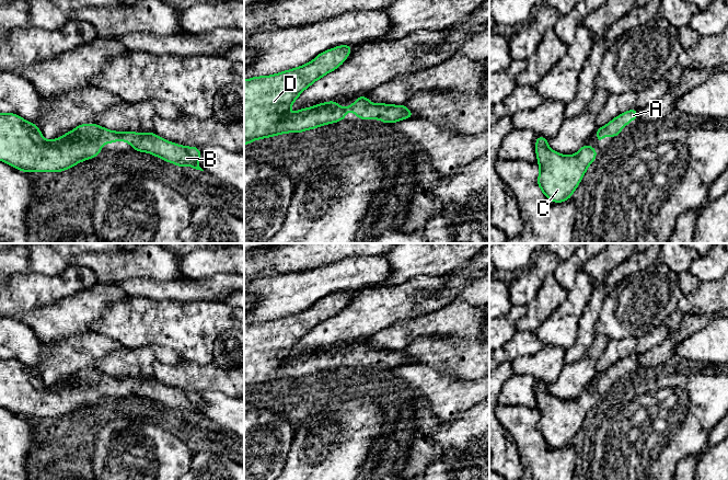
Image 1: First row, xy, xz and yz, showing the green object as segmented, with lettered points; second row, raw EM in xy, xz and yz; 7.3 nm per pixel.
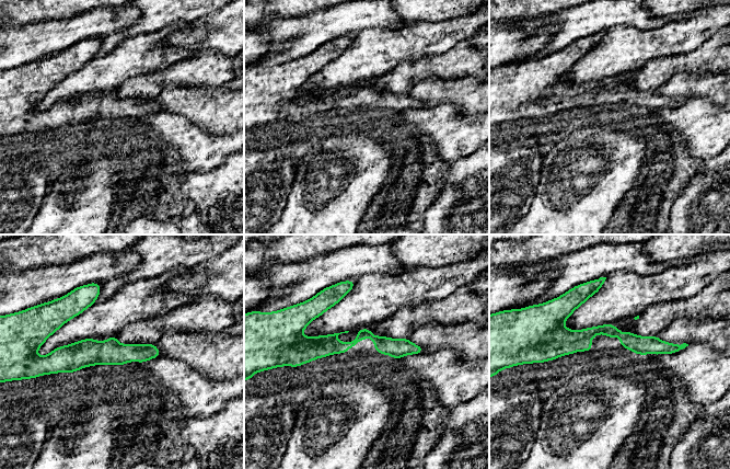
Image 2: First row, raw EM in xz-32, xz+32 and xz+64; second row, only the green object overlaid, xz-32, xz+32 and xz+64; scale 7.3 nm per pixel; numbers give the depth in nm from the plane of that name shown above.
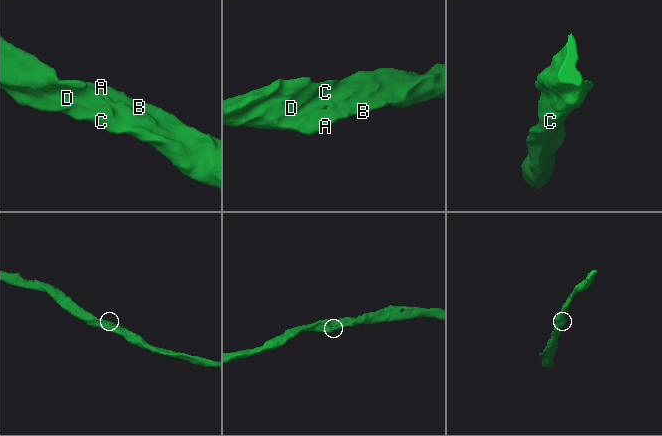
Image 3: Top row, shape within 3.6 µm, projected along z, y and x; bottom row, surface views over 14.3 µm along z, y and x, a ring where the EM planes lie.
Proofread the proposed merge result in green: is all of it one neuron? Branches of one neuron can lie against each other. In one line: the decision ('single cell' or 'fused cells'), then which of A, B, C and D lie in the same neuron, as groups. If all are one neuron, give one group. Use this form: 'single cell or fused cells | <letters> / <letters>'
single cell | A B C D

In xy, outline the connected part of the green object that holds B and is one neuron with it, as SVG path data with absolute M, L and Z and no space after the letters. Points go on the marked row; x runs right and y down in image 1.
M0 113L0 161L22 172L61 172L68 170L81 161L85 161L102 153L103 144L114 141L128 141L134 150L149 152L166 162L180 167L189 165L193 169L204 171L198 165L201 152L198 147L186 147L167 141L155 133L115 132L106 129L97 124L81 124L71 132L63 134L51 141L46 140L41 129L31 122L25 121L14 113Z

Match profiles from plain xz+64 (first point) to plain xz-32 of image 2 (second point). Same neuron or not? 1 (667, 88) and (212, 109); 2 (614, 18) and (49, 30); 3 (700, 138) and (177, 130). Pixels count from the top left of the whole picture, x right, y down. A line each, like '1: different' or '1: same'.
1: same
2: same
3: same

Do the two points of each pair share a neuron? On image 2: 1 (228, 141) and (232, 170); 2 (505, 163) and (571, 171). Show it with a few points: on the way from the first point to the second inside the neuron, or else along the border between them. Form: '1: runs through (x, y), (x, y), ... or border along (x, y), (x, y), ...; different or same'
1: border along (232, 152), (210, 171); different
2: border along (542, 160), (541, 179), (534, 193); different

